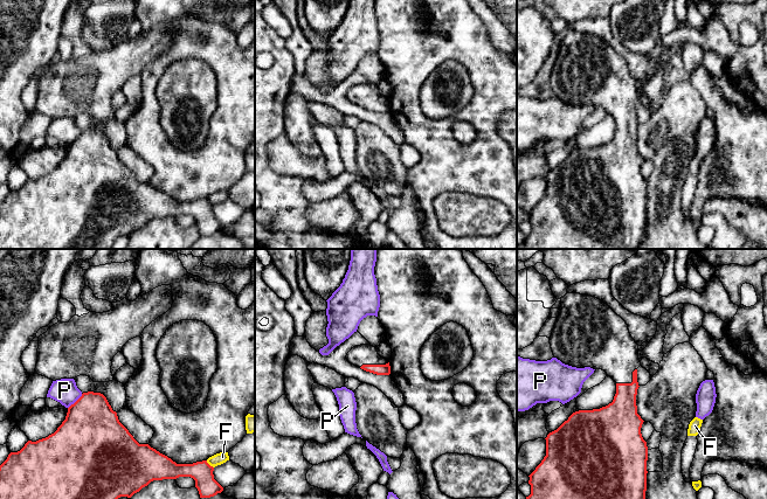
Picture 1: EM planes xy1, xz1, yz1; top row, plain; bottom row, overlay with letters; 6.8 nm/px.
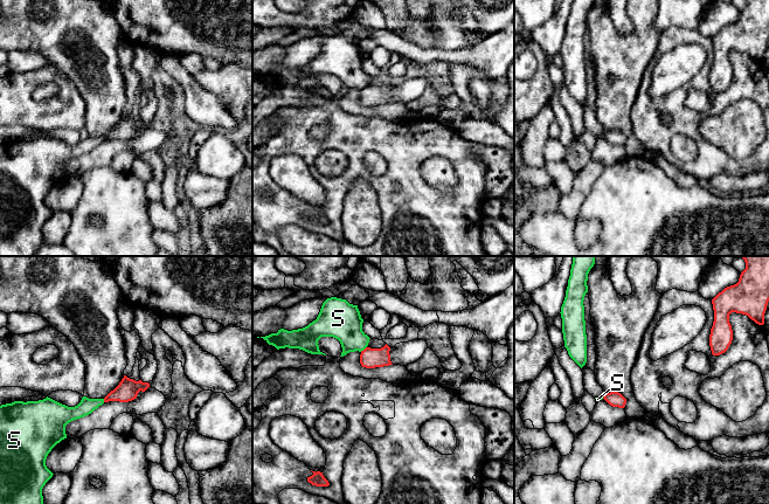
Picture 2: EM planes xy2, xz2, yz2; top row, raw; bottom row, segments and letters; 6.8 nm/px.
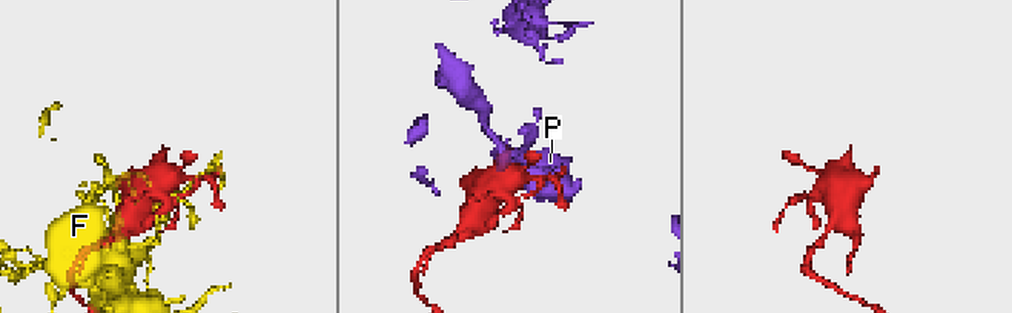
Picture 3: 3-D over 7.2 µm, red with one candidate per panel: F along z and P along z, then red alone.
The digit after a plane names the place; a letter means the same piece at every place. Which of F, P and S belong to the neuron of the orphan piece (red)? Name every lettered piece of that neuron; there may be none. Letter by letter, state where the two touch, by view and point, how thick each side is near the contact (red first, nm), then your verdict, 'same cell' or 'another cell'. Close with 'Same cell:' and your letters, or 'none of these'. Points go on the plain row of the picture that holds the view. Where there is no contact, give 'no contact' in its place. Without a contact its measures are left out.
F: meets red in xy1 at (208, 202); 150 nm thick on the red side, 80 nm on the other; another cell
P: meets red in xy1 at (76, 139); 420 nm thick on the red side, 170 nm on the other; another cell
S: meets red in xz2 at (364, 88); 140 nm thick on the red side, 260 nm on the other; another cell
Same cell: none of these

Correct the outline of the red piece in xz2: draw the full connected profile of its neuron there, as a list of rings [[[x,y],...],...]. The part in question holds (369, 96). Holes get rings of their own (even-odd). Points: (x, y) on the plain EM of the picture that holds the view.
[[[386,82],[381,87],[366,85],[361,89],[360,102],[366,106],[375,106],[393,103],[389,92],[390,85]]]

